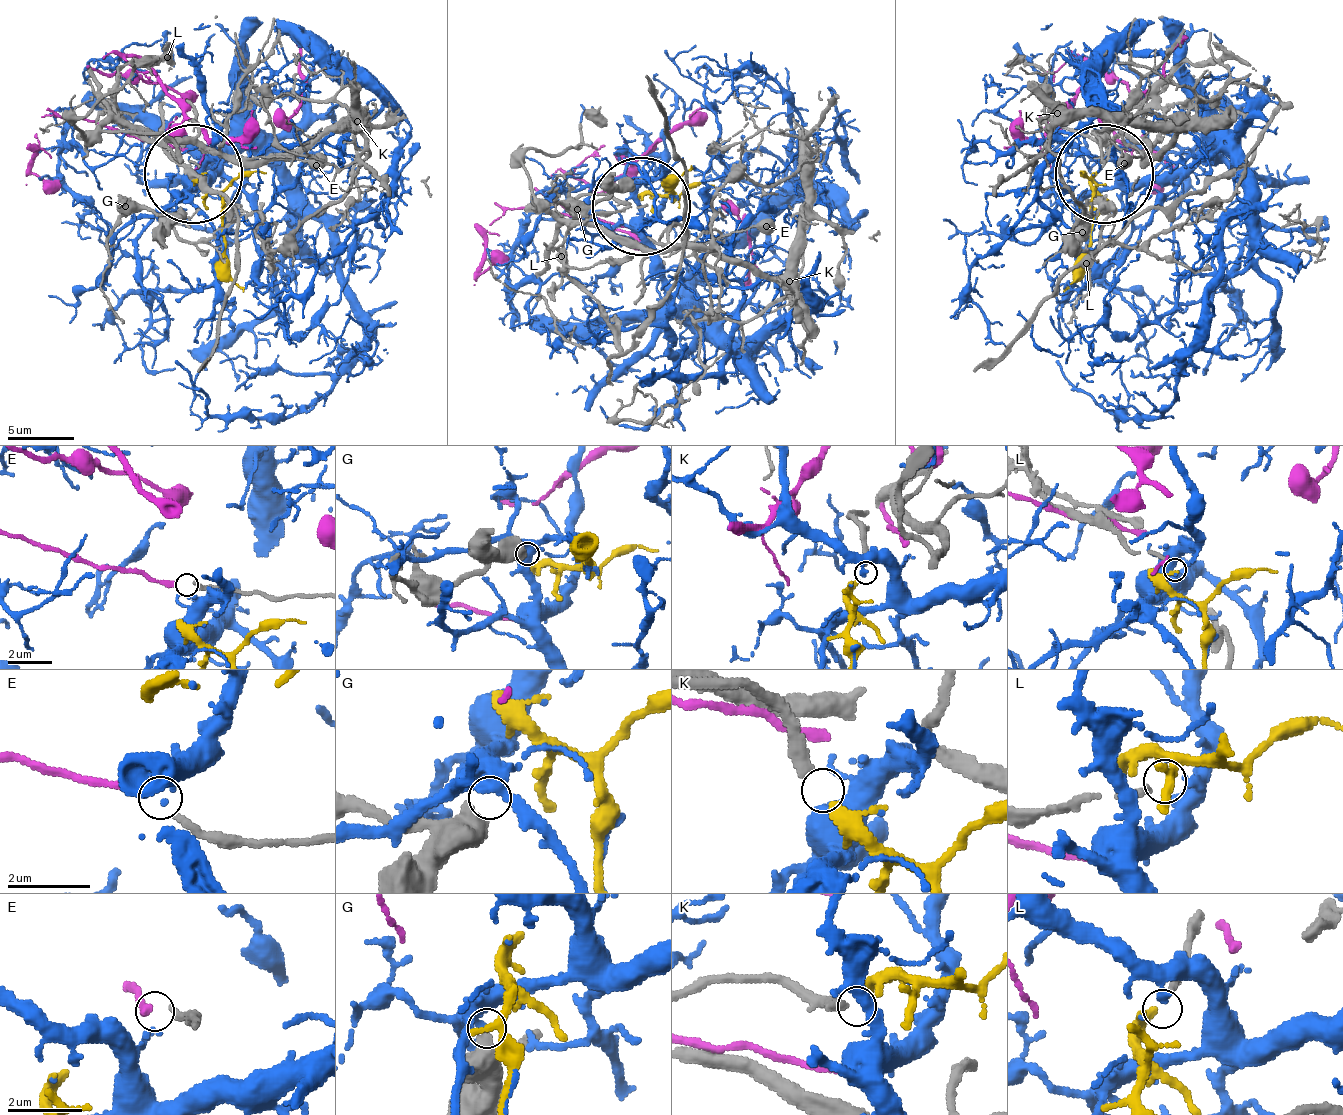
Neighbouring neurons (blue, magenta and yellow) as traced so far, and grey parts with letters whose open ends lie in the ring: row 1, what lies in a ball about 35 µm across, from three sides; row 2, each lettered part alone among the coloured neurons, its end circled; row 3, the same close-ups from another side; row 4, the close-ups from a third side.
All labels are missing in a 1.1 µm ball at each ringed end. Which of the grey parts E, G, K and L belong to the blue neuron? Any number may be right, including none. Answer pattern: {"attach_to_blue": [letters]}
{"attach_to_blue": []}

